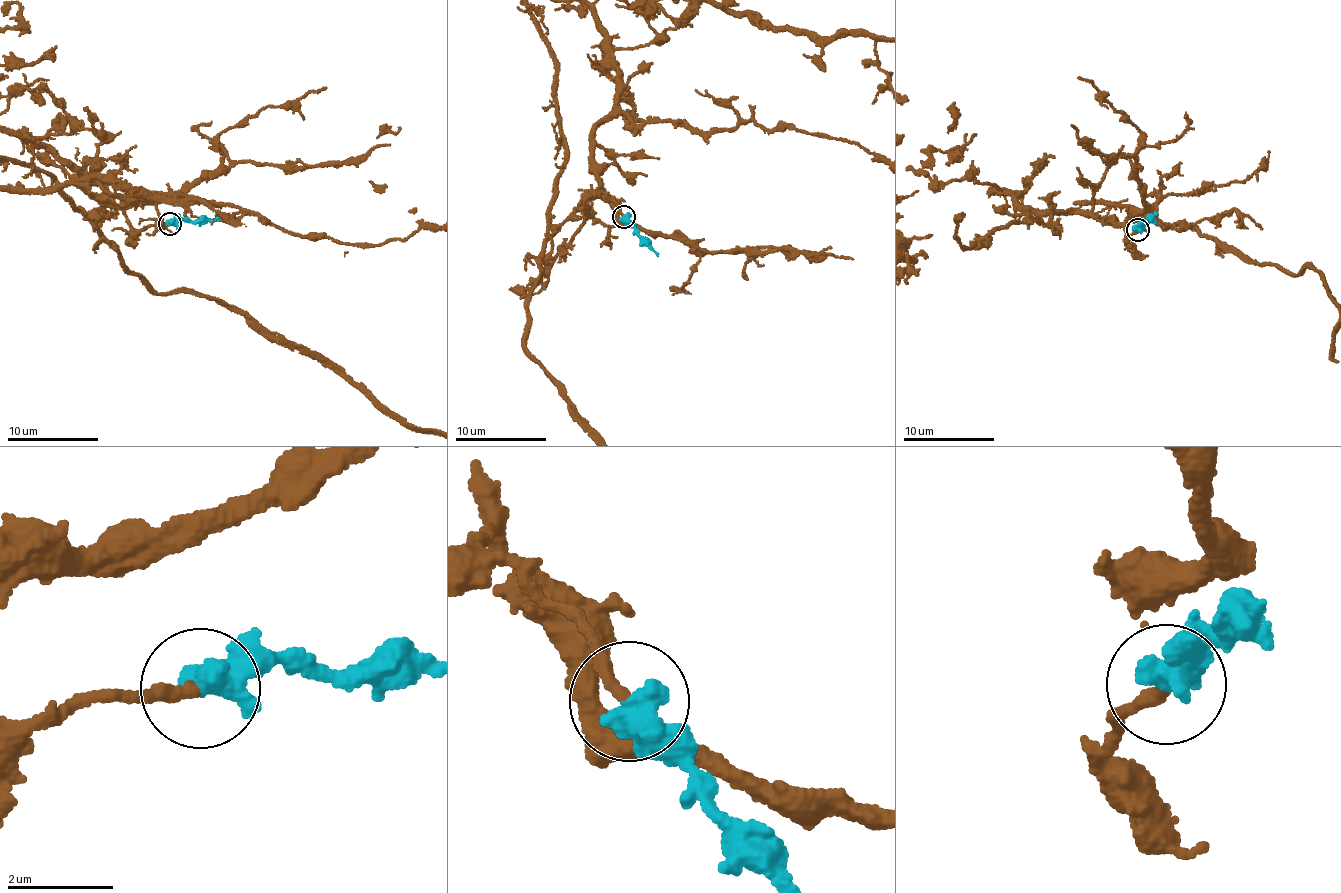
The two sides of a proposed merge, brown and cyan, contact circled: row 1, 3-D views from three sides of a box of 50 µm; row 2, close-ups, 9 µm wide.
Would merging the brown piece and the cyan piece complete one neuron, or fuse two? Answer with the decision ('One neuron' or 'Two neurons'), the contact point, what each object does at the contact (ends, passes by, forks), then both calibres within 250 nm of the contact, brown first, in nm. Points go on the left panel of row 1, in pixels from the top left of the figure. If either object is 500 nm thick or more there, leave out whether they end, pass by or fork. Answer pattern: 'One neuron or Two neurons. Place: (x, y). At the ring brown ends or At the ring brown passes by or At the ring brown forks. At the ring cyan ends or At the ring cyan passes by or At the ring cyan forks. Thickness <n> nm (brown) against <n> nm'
One neuron. Place: (169, 224). Thickness 240 nm (brown) against 700 nm

